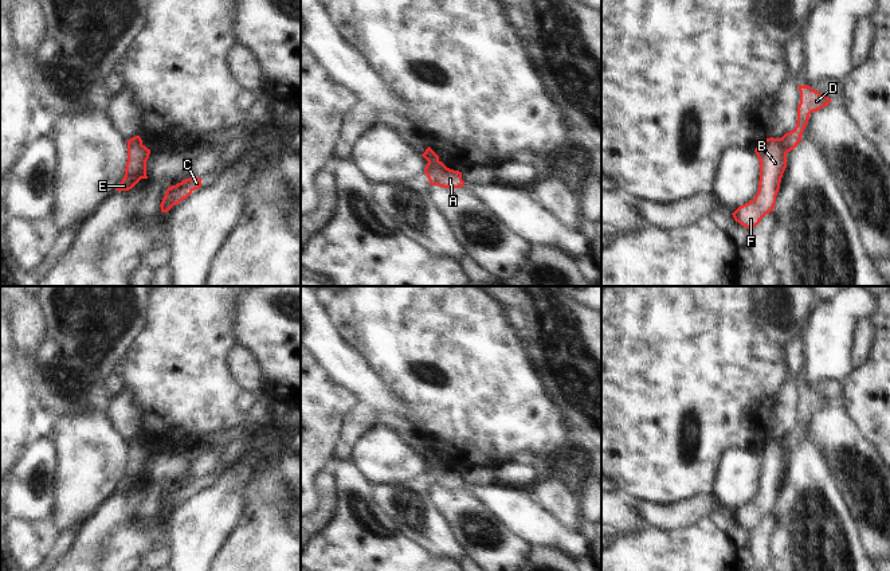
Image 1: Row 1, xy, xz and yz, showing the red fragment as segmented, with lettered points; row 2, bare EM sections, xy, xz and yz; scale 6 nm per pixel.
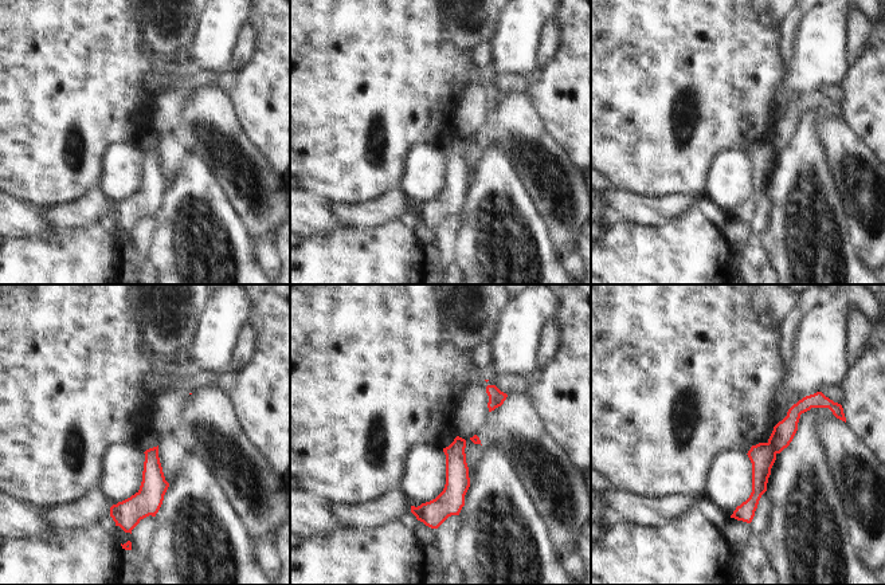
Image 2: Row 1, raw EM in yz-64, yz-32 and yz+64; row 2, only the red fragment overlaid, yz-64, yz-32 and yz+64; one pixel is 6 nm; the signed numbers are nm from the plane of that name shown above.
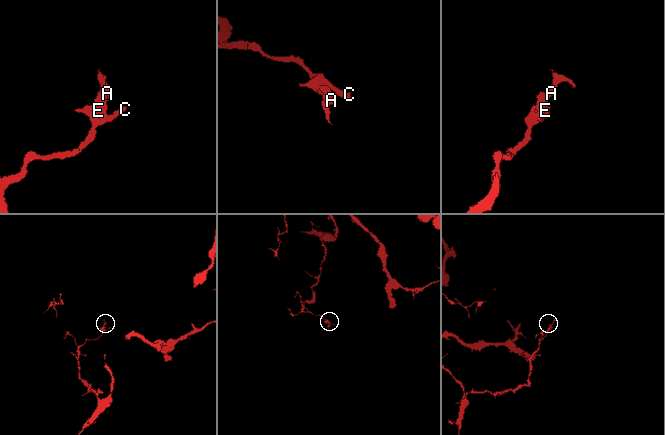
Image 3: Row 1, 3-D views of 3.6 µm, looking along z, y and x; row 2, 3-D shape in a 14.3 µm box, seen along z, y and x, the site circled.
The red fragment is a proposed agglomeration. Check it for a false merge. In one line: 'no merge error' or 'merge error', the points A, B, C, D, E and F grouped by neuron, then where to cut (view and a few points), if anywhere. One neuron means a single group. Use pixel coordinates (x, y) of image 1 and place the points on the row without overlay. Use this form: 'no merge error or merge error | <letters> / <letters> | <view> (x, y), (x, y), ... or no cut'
merge error | A D / B C E F | yz (777, 440), (787, 453)

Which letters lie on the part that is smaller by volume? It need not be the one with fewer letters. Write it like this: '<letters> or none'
A, D

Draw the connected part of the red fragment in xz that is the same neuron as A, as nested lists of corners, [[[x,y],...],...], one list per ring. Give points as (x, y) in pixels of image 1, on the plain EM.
[[[442,462],[427,465],[424,469],[431,486],[443,489],[460,489],[464,486],[462,473],[447,469]]]

